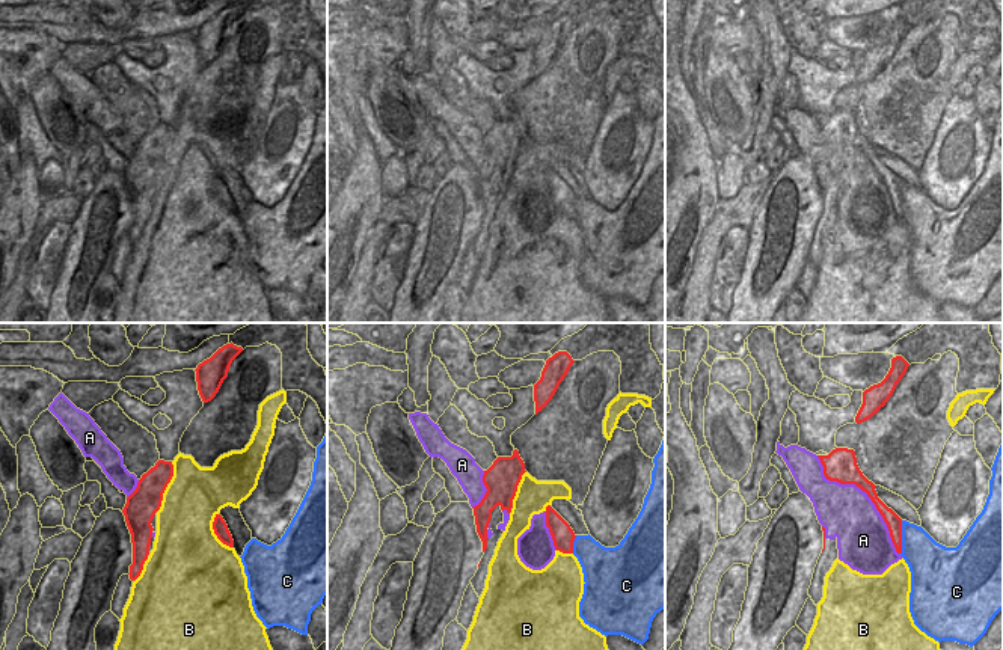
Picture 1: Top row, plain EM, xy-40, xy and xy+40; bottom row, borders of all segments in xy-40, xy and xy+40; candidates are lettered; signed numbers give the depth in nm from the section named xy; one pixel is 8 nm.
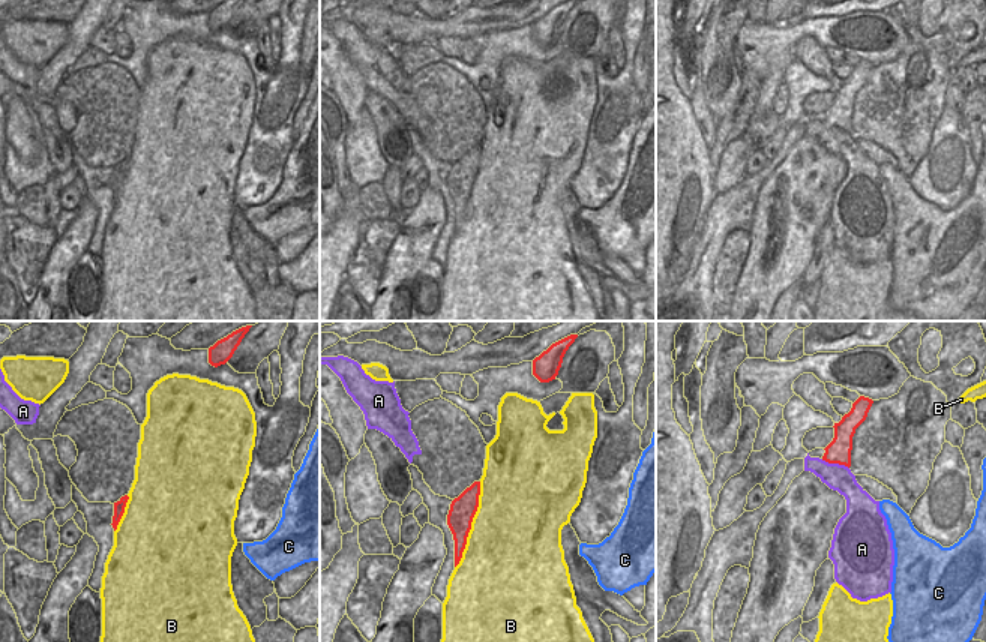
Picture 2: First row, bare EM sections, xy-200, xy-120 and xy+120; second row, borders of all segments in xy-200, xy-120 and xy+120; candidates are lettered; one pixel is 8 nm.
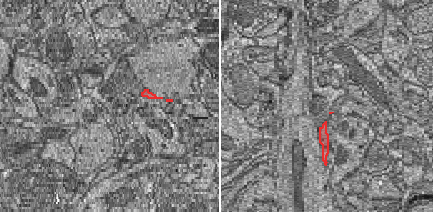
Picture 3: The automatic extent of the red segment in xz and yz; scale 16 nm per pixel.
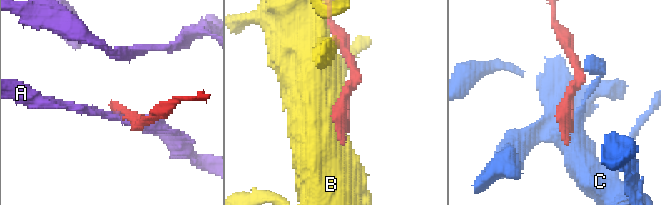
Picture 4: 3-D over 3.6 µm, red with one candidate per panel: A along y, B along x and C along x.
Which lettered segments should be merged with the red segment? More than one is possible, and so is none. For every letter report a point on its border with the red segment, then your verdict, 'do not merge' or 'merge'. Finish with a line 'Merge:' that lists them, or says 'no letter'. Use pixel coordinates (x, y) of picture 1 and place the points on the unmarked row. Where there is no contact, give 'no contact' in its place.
A: xy+40 (866, 154) | do not merge
B: xy-40 (166, 148) | do not merge
C: xy+40 (901, 199) | do not merge
Merge: no letter

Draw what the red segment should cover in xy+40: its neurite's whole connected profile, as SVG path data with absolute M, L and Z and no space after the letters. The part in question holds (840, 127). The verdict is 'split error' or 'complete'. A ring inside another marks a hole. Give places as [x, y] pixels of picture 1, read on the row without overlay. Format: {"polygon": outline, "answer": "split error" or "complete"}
{"polygon": "M836 110L828 118L817 119L824 128L824 137L827 142L840 146L855 146L867 155L887 185L896 214L902 216L902 181L878 160L875 152L876 148L863 137L857 127L855 113Z", "answer": "complete"}

